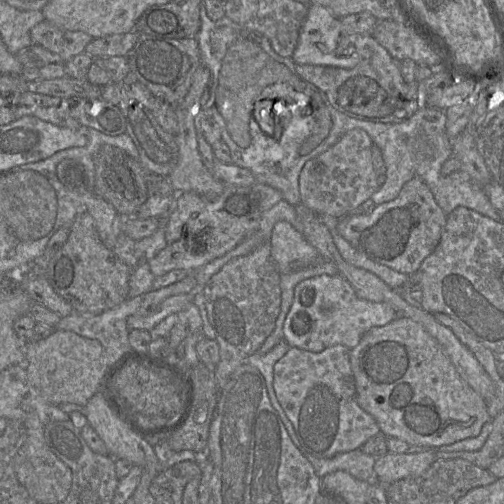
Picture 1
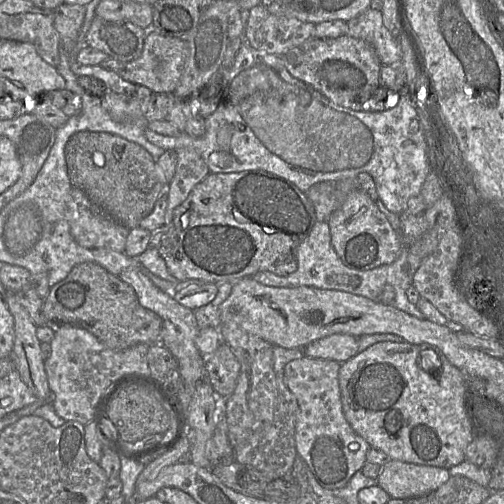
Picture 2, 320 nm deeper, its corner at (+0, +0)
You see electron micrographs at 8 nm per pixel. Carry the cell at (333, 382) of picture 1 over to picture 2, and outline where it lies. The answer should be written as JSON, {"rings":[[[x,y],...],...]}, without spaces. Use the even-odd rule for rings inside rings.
{"rings":[[[304,356],[287,363],[283,371],[285,383],[299,406],[295,427],[297,454],[306,463],[317,483],[329,490],[346,486],[367,462],[366,454],[371,448],[345,418],[339,387],[340,365],[335,360]],[[353,442],[359,444],[356,451],[349,450],[349,444]]]}

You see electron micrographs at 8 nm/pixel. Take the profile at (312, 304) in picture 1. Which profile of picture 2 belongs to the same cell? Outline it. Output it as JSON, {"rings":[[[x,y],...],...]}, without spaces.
{"rings":[[[333,334],[308,344],[304,356],[330,359],[344,363],[359,353],[358,337],[348,334]]]}

